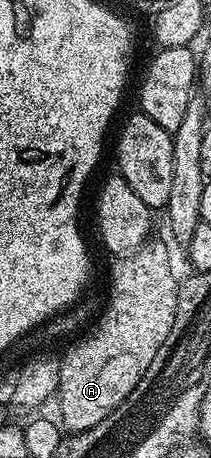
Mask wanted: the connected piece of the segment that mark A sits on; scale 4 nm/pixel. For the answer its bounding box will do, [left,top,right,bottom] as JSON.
[57,239,177,428]

